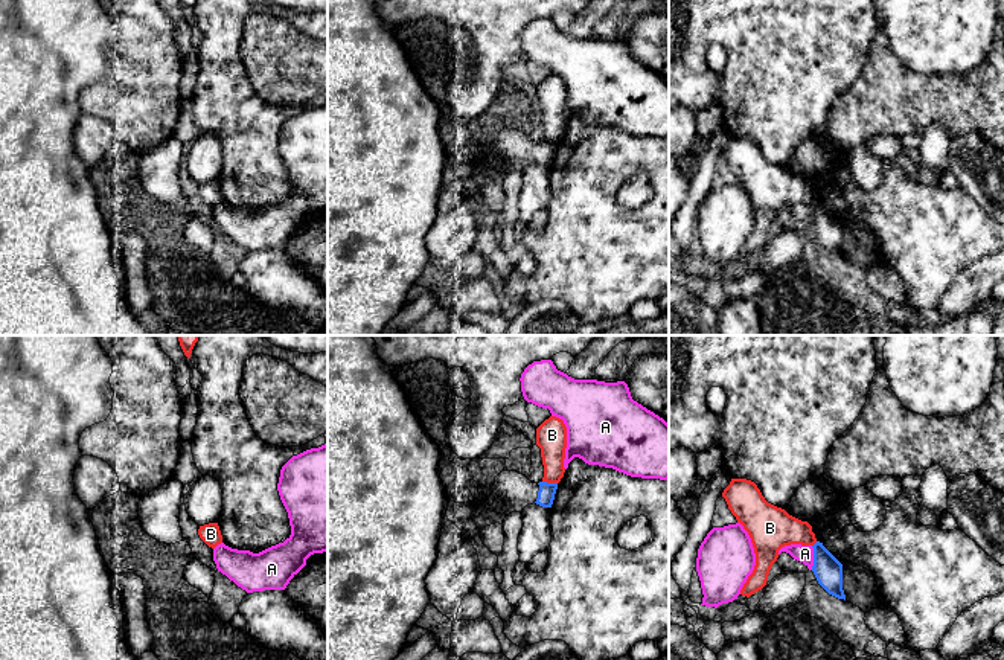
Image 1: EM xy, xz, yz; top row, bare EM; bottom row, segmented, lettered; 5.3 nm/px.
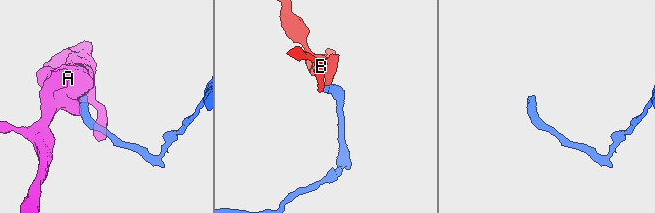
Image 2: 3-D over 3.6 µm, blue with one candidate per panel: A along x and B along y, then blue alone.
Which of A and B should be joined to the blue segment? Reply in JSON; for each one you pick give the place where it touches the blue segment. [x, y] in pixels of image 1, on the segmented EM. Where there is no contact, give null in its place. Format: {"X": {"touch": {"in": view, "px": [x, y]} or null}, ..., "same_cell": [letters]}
{"same_cell": []}

